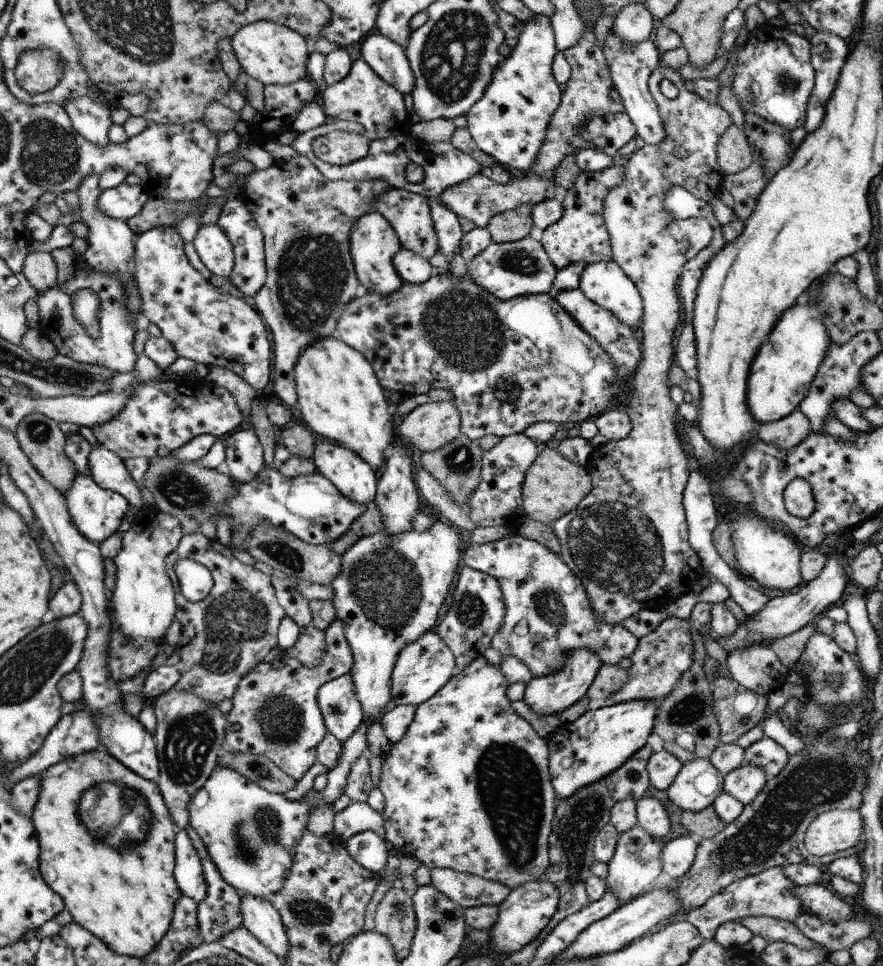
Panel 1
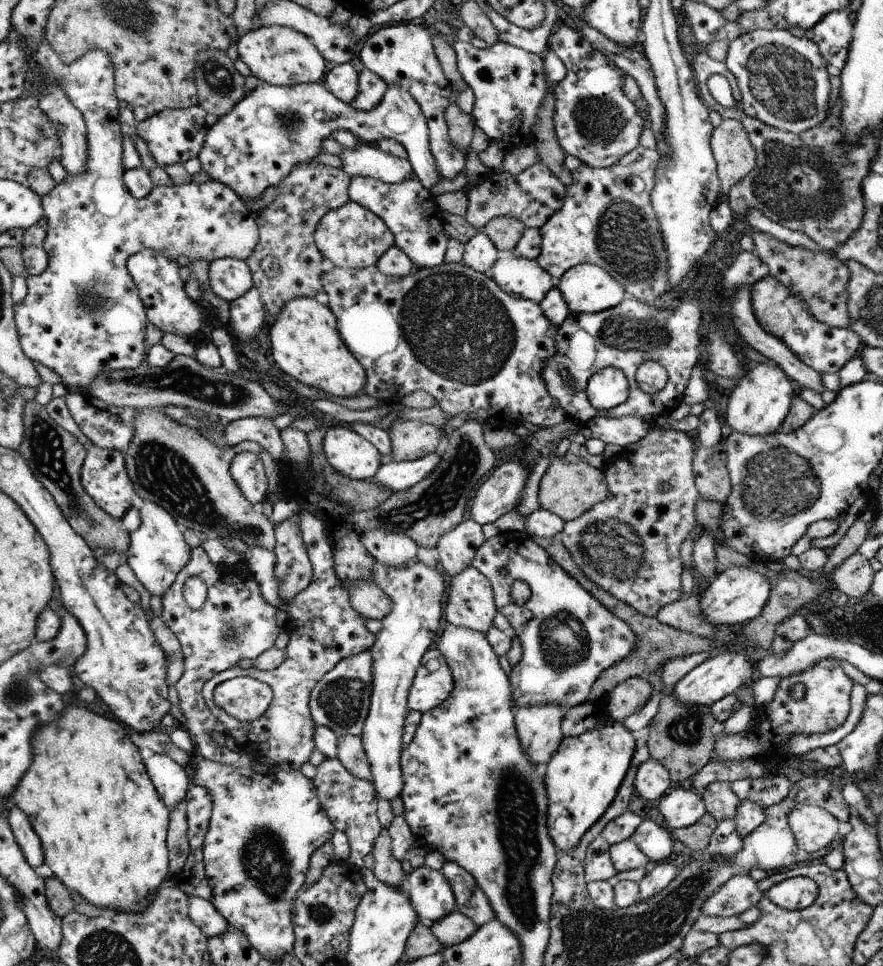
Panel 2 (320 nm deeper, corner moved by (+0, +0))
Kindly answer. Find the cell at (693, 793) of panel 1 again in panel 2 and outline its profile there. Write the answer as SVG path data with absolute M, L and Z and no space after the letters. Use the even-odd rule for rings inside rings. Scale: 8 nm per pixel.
M692 787L672 788L663 799L660 799L657 806L664 822L672 831L693 826L707 812L704 798L696 794Z

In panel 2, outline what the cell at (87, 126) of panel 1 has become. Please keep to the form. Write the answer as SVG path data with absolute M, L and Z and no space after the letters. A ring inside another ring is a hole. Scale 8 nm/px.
M44 42L39 46L39 50L35 52L34 60L43 68L45 78L43 85L60 85L72 104L83 114L85 125L87 126L87 159L85 171L77 175L67 174L62 182L58 183L48 194L42 198L43 213L46 217L47 233L42 243L42 247L46 249L49 256L49 266L46 271L39 275L26 275L27 294L21 303L17 304L17 320L19 322L19 331L23 340L24 352L31 357L34 362L39 362L50 368L60 376L61 382L65 385L68 392L78 393L80 384L92 384L92 380L96 380L96 376L100 376L102 370L118 370L118 369L135 369L146 361L147 350L145 346L146 327L149 323L146 315L146 306L143 299L139 295L138 285L135 283L134 277L131 275L129 263L130 260L140 251L150 249L174 260L186 260L194 262L203 260L210 264L212 261L223 259L226 257L248 260L259 244L259 225L255 214L248 209L244 200L240 198L228 185L220 181L207 181L202 184L186 183L173 184L171 186L154 186L144 198L136 198L132 196L131 191L124 184L123 175L124 166L122 166L122 136L120 136L120 122L118 122L118 97L115 93L115 67L112 57L105 50L98 47L92 47L90 51L86 51L78 60L69 65L64 64L59 56L52 50L51 46Z

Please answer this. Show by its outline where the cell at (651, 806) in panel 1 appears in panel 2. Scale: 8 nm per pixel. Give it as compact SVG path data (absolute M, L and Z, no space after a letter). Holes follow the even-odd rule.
M643 820L631 840L647 854L651 865L668 860L674 848L674 842L668 830L648 820Z

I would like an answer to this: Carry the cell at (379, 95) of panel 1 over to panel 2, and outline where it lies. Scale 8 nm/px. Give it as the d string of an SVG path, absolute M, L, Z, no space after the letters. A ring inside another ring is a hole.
M365 68L360 72L359 96L352 100L350 108L370 112L379 107L387 95L388 84L378 74Z

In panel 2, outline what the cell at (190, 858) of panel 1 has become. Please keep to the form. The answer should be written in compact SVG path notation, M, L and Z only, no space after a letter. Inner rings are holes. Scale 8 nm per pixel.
M203 897L190 898L190 915L208 938L220 936L224 931L230 930L229 922Z

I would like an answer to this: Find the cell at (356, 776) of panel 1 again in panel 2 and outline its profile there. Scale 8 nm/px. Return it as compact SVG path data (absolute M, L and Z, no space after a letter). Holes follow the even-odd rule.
M346 734L346 736L338 737L337 758L352 776L359 777L360 780L374 779L361 736Z

